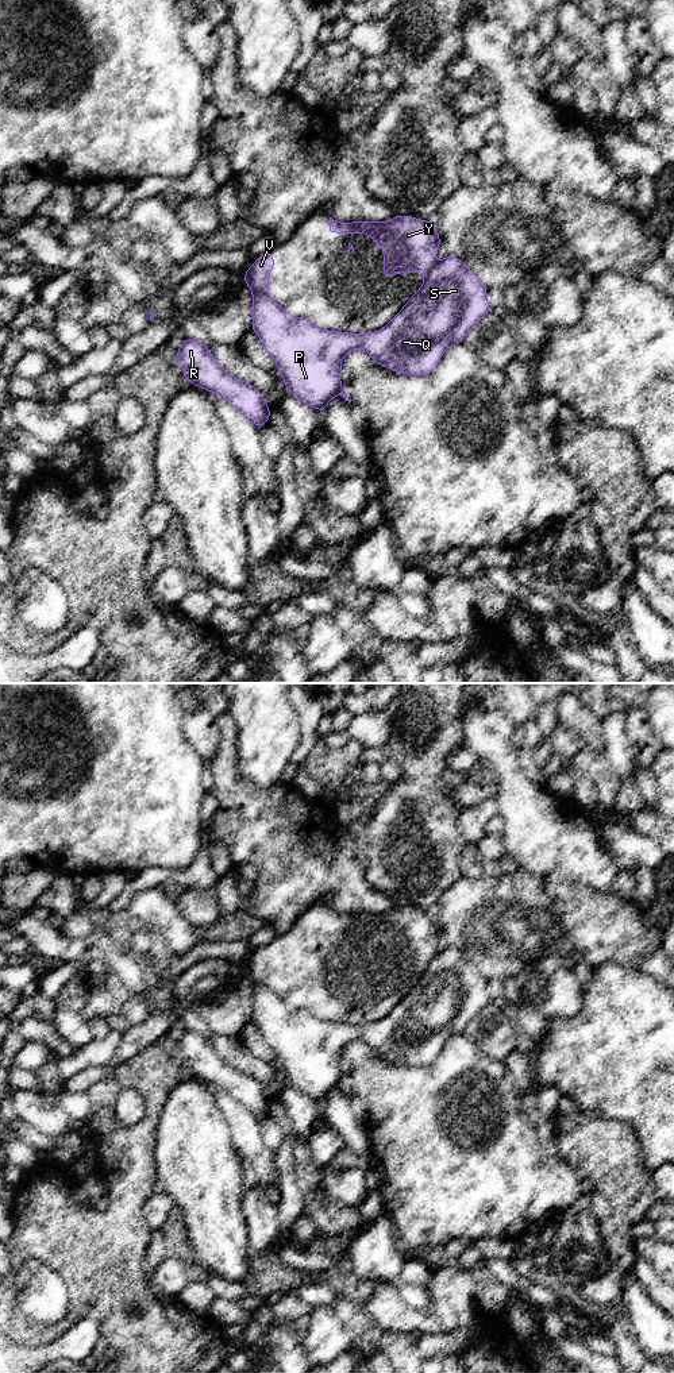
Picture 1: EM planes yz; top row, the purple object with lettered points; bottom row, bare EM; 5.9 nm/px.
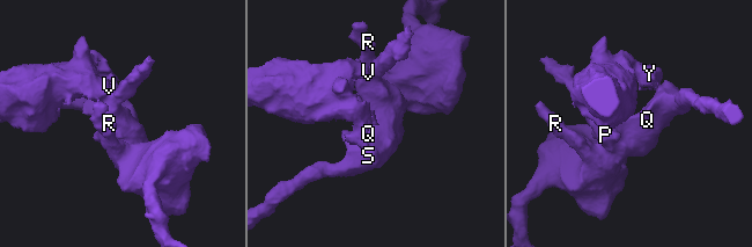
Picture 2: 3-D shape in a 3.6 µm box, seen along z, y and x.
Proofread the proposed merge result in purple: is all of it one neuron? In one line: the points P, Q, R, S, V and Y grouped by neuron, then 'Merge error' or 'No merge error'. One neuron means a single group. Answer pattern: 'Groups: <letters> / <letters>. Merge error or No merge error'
Groups: P Q R S / V Y. Merge error

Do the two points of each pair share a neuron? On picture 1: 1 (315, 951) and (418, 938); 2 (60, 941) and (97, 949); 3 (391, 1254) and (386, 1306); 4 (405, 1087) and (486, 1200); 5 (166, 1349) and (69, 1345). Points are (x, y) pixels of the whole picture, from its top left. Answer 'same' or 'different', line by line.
1: same
2: different
3: different
4: same
5: different

